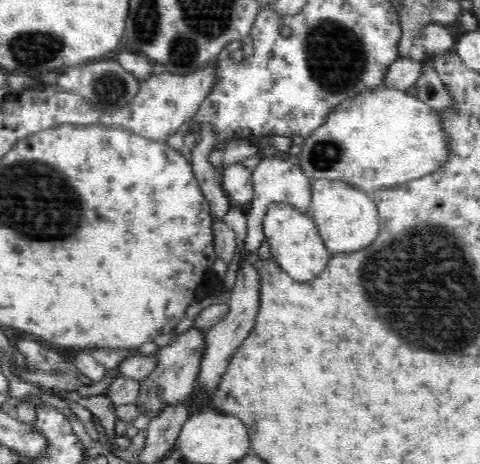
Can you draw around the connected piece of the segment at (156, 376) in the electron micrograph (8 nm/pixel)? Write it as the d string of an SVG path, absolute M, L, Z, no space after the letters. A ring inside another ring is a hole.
M188 329L177 335L172 342L156 352L156 366L142 381L139 388L136 405L140 407L140 414L150 416L152 420L167 406L183 403L194 390L194 384L200 372L200 360L204 351L204 330Z

